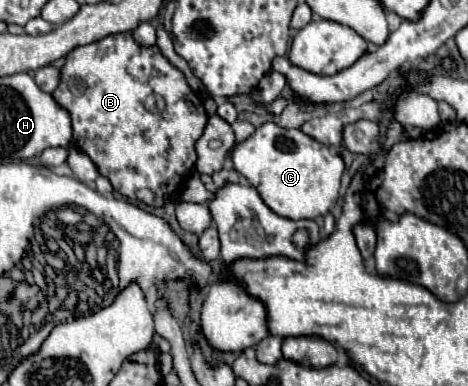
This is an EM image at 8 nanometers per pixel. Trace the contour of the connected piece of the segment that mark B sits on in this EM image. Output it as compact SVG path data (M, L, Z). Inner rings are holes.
M130 32L112 34L86 46L76 46L66 56L66 64L60 70L60 84L52 92L52 98L70 114L72 144L90 156L98 172L112 182L116 192L154 208L162 206L166 200L176 200L170 196L178 196L184 188L184 180L194 172L194 144L202 136L208 114L200 96L186 84L184 74L162 56L158 46L138 46ZM150 94L164 98L164 110L146 110L144 102Z

